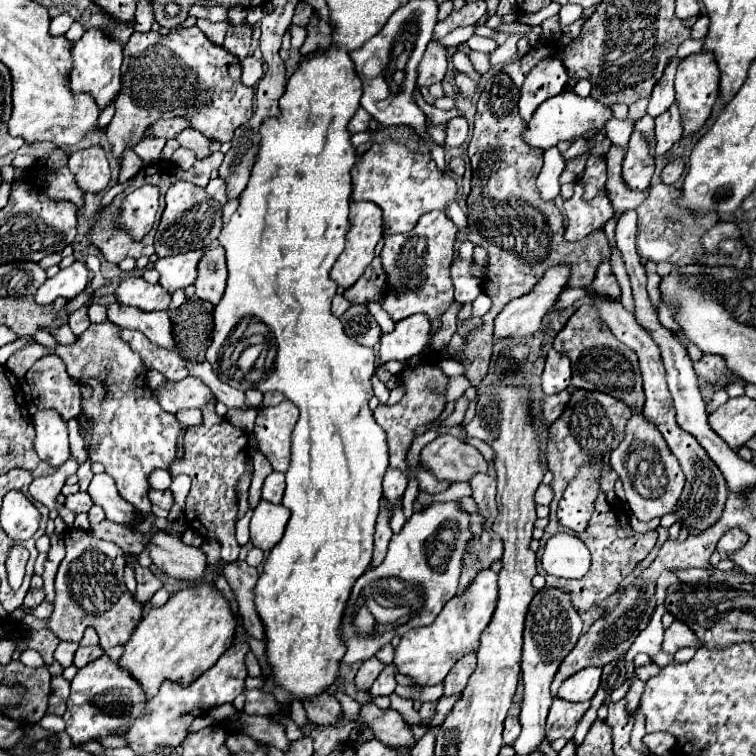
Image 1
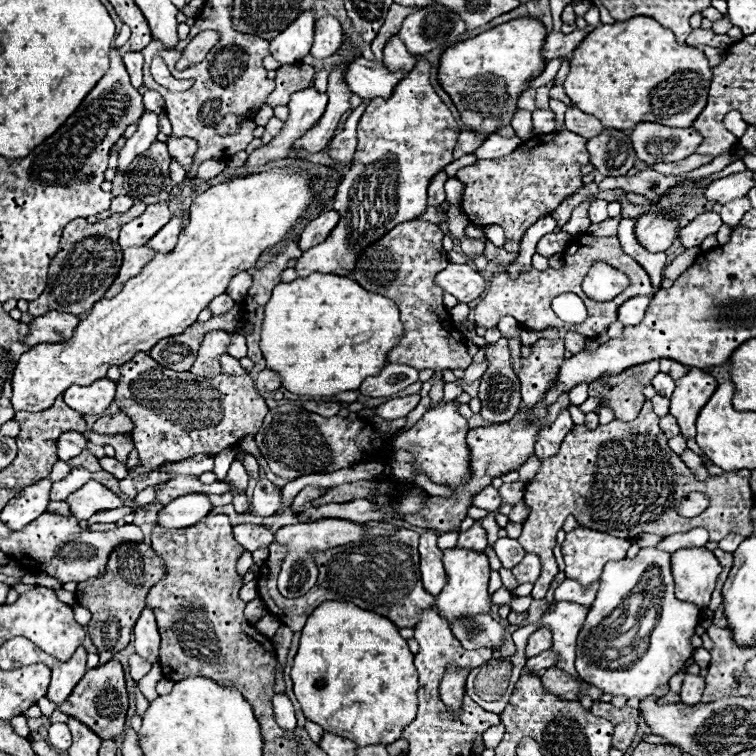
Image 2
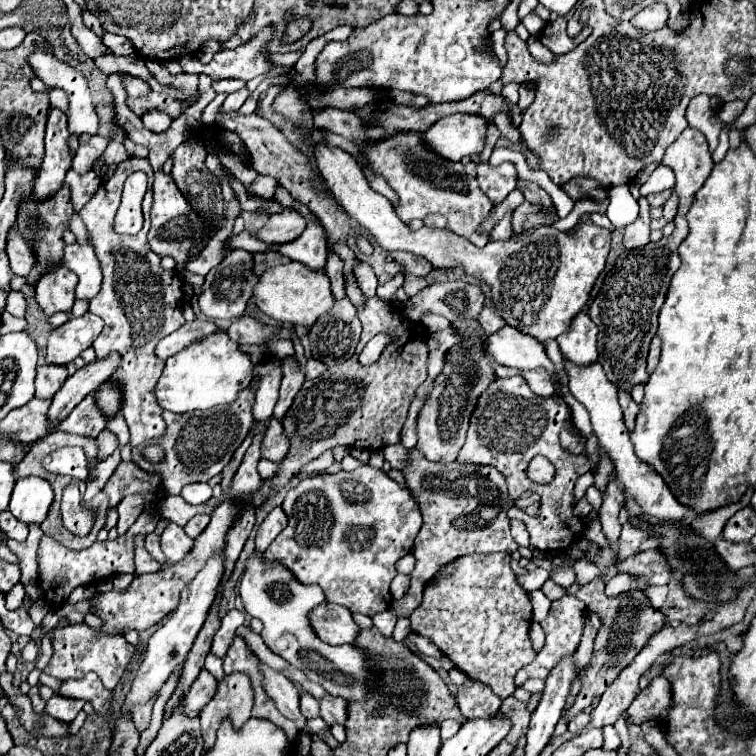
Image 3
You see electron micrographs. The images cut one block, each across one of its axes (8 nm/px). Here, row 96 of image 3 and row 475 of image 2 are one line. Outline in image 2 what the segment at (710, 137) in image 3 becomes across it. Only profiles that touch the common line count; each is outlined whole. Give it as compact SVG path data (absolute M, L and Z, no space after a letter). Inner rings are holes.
M686 450L682 456L680 456L684 462L686 462L686 466L696 474L696 476L702 476L704 474L704 466L702 466L702 458L698 456L698 454L694 454L692 450Z

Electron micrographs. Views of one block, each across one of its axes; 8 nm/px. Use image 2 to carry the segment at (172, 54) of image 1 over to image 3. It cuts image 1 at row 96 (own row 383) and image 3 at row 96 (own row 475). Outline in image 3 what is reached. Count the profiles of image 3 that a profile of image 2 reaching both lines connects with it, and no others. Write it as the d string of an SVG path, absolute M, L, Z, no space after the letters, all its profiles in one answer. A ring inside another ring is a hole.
M130 76L124 80L124 88L126 88L128 96L134 96L134 98L148 96L152 92L152 88L148 86L148 82L144 82L140 78L130 78Z

